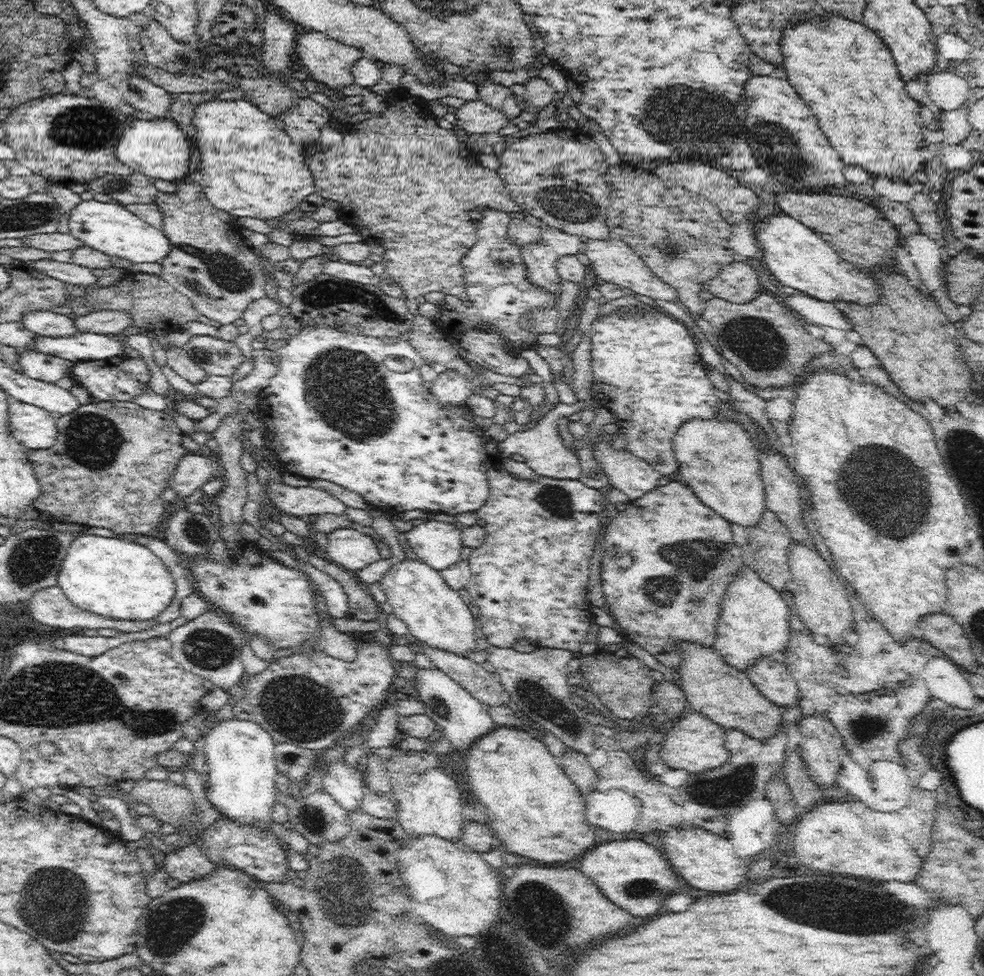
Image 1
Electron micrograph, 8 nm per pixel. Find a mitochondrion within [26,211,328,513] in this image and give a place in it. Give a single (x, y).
(93, 440)

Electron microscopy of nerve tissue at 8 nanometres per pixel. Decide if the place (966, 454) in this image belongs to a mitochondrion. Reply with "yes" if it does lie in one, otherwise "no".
yes

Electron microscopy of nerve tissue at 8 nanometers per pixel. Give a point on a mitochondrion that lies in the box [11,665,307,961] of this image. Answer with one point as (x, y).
(56, 906)

